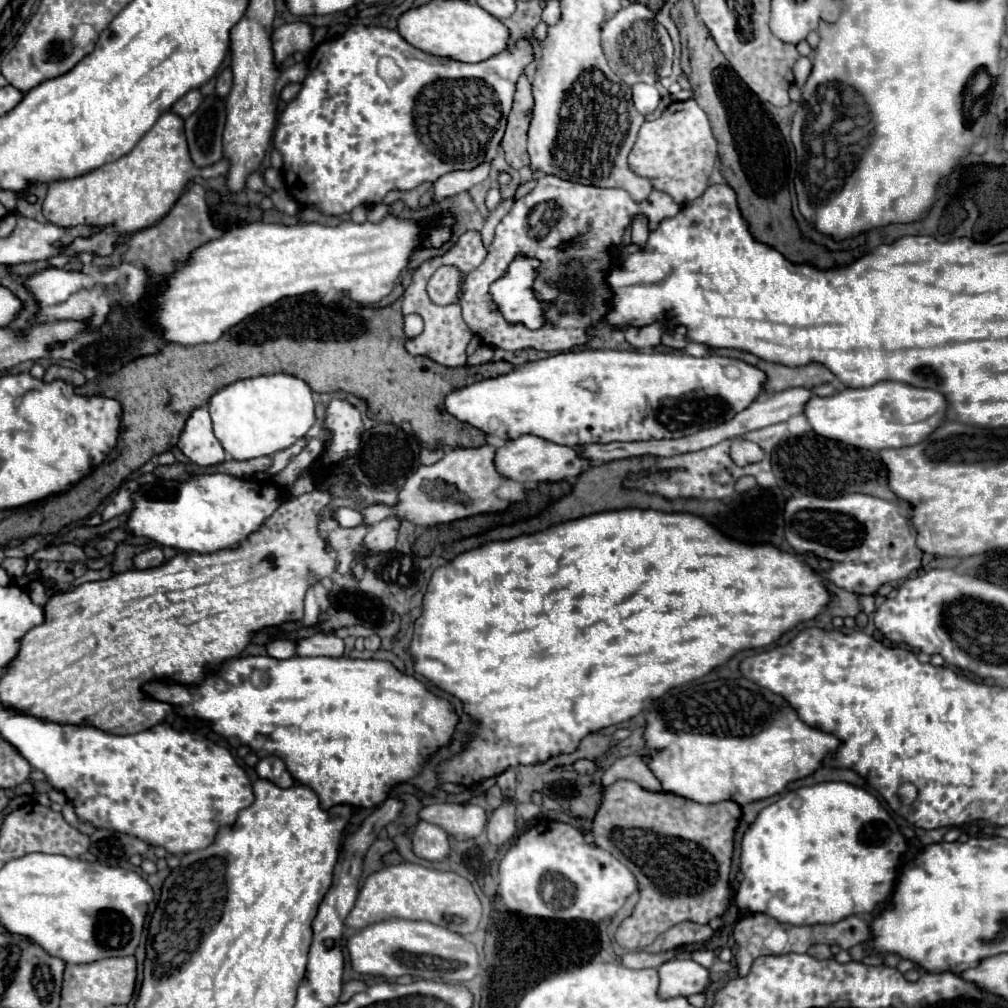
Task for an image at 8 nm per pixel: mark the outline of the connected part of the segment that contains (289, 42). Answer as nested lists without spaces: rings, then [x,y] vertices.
[[[288,23],[272,33],[272,51],[276,65],[280,65],[288,55],[296,51],[308,55],[312,49],[312,27],[306,23]]]

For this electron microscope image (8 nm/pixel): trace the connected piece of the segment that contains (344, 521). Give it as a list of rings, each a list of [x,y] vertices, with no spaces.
[[[346,507],[338,509],[338,511],[334,513],[334,519],[336,519],[342,527],[358,527],[358,525],[364,523],[364,515],[362,515],[360,511],[356,511],[356,509],[346,509]]]

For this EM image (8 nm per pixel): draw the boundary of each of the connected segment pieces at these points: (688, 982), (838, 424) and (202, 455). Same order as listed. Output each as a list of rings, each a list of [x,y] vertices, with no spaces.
[[[690,957],[684,959],[670,959],[660,965],[660,997],[670,999],[670,997],[690,997],[694,993],[704,991],[708,985],[710,971],[696,963]]]
[[[884,381],[866,389],[842,389],[832,397],[812,397],[806,403],[806,417],[812,429],[828,439],[844,441],[846,445],[880,451],[888,447],[906,447],[920,443],[946,421],[948,401],[940,391],[908,387],[908,383]]]
[[[206,407],[196,409],[186,421],[178,449],[196,465],[216,465],[226,461],[226,453],[212,431],[212,419]]]

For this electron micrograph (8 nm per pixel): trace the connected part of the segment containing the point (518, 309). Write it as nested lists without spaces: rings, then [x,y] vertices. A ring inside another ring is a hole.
[[[518,257],[512,261],[508,273],[492,283],[490,293],[502,315],[510,323],[524,323],[530,329],[538,329],[544,323],[546,305],[538,303],[532,295],[532,281],[536,277],[538,261]]]

